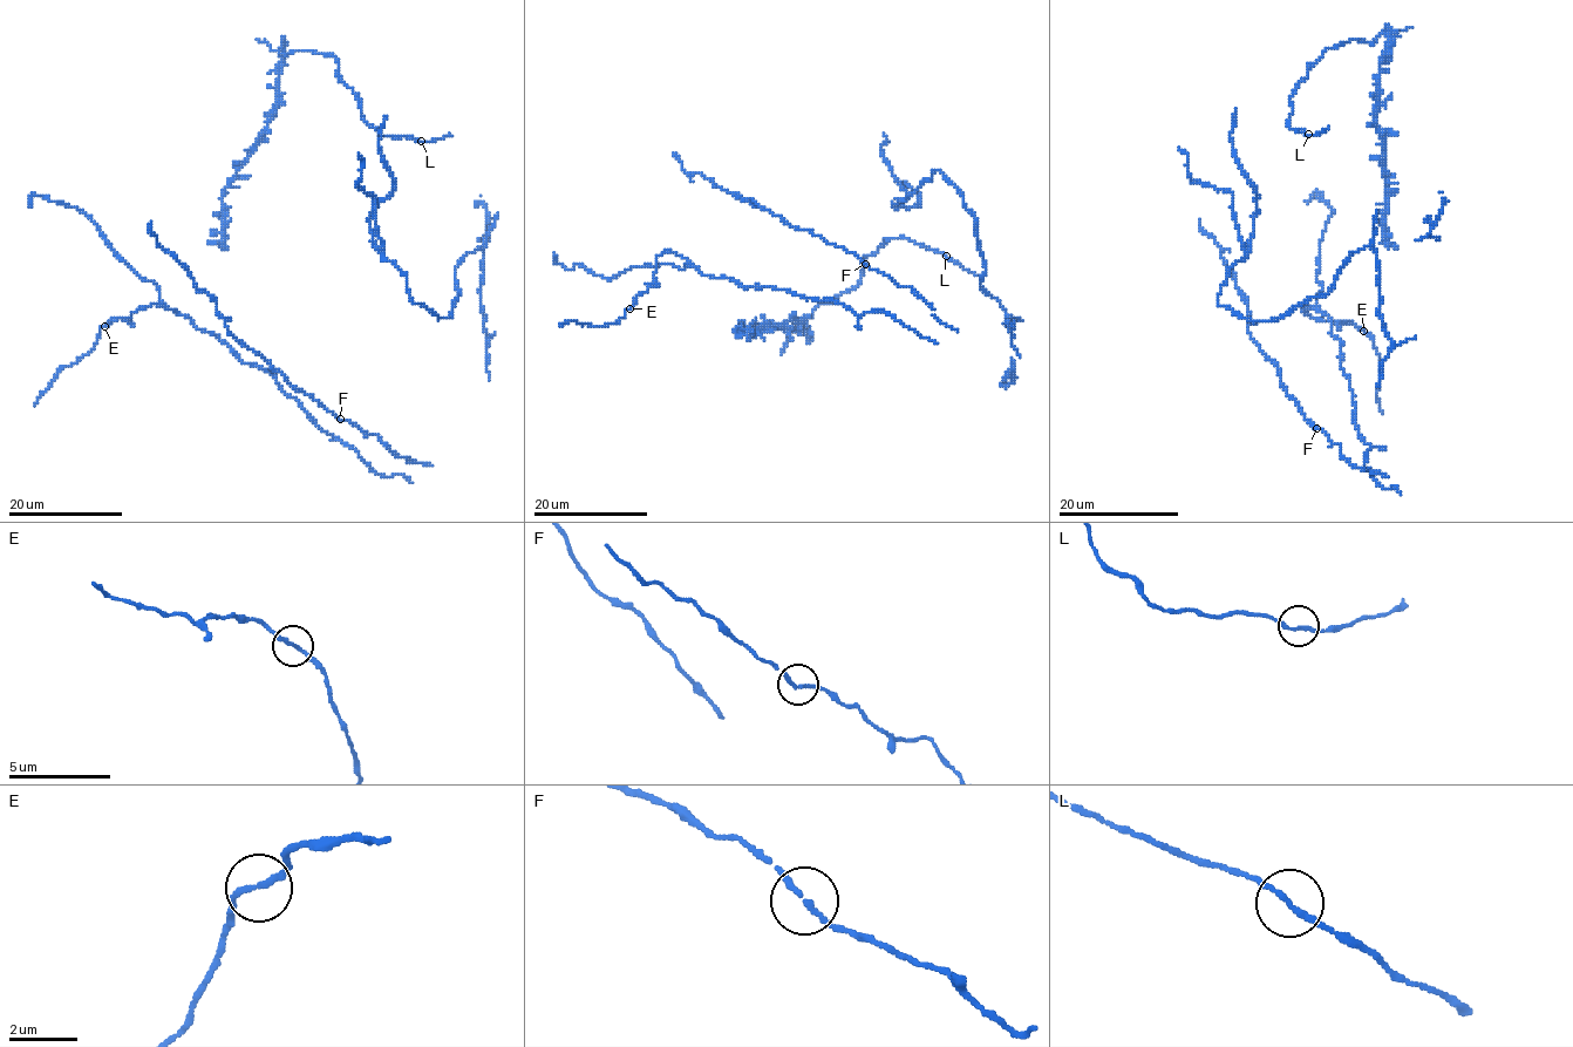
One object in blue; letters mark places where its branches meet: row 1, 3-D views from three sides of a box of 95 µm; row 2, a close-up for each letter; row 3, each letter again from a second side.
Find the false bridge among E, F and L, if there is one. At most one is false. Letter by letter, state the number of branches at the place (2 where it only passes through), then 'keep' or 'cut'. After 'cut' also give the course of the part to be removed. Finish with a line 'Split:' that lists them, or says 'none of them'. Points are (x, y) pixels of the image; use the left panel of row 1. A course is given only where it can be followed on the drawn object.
E: branches 2; keep
F: branches 2; keep
L: branches 2; keep
Split: none of them

